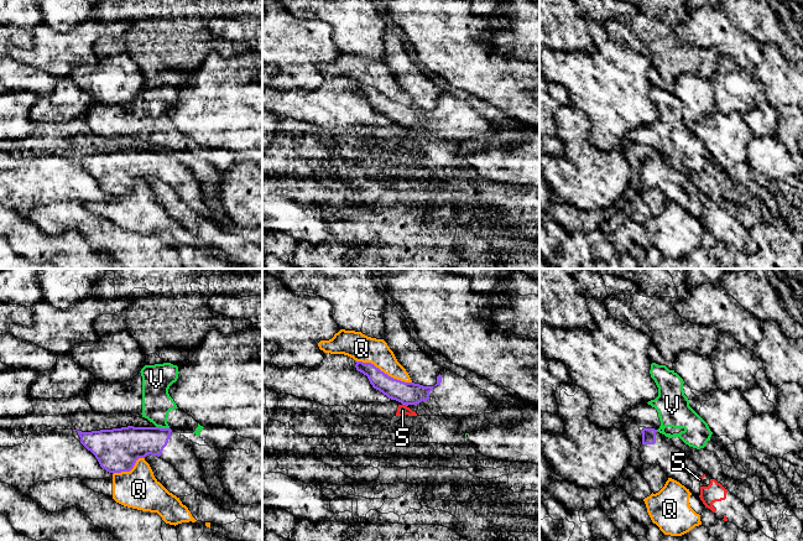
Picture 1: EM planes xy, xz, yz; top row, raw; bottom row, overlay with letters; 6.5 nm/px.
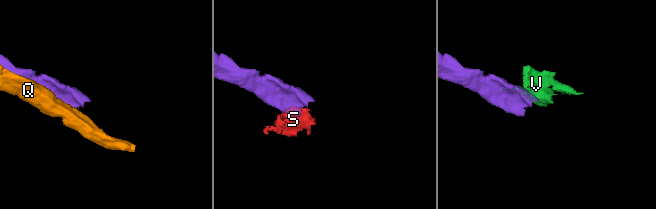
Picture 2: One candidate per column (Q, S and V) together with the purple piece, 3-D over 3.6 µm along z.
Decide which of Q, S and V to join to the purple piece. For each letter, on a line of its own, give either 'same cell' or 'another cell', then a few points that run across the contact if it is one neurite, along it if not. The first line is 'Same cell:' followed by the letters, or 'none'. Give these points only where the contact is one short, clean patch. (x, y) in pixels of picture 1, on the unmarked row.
Same cell: none
Q: another cell
S: another cell; line xz (402, 126), (406, 129)
V: another cell; line xy (156, 149), (168, 151)

